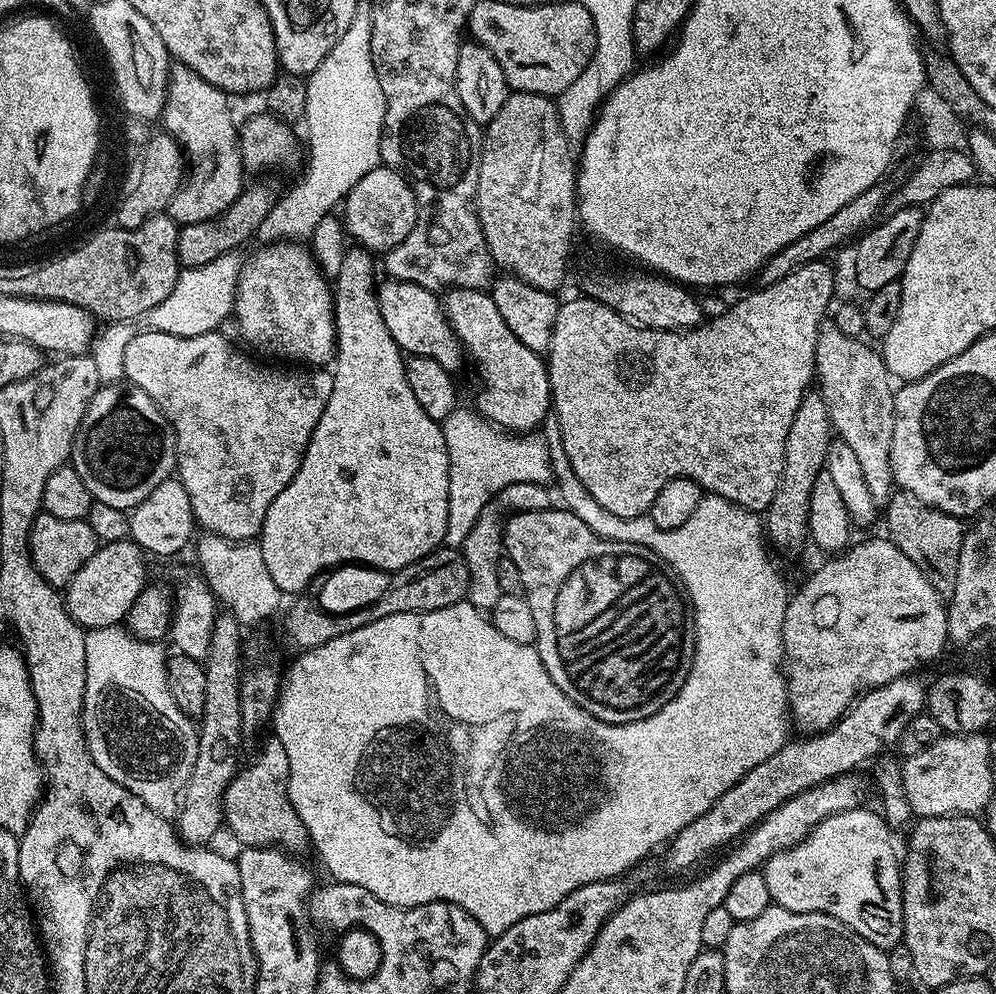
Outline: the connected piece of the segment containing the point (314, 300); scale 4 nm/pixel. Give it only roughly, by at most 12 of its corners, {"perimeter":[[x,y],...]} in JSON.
{"perimeter":[[303,243],[243,261],[234,321],[249,344],[331,365],[329,277]]}

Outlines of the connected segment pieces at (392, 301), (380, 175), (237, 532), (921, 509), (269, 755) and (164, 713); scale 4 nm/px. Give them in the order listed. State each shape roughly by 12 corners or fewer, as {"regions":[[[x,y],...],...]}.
{"regions":[[[414,282],[376,289],[386,330],[408,356],[459,373],[466,353],[441,297]],[[370,170],[342,201],[345,233],[373,254],[416,225],[403,171]],[[217,330],[137,331],[205,533],[259,537],[330,402]],[[897,491],[892,540],[935,592],[951,594],[965,521]],[[275,734],[237,771],[224,824],[237,845],[309,851]],[[86,635],[92,760],[150,810],[179,809],[197,725],[165,645]]]}

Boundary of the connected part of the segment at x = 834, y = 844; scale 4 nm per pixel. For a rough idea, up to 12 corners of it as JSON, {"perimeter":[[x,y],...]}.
{"perimeter":[[834,814],[762,866],[773,904],[904,938],[893,829]]}

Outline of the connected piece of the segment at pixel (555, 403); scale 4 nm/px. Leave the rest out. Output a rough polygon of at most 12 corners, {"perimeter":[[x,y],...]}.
{"perimeter":[[824,258],[685,332],[565,299],[546,353],[600,512],[767,513]]}

